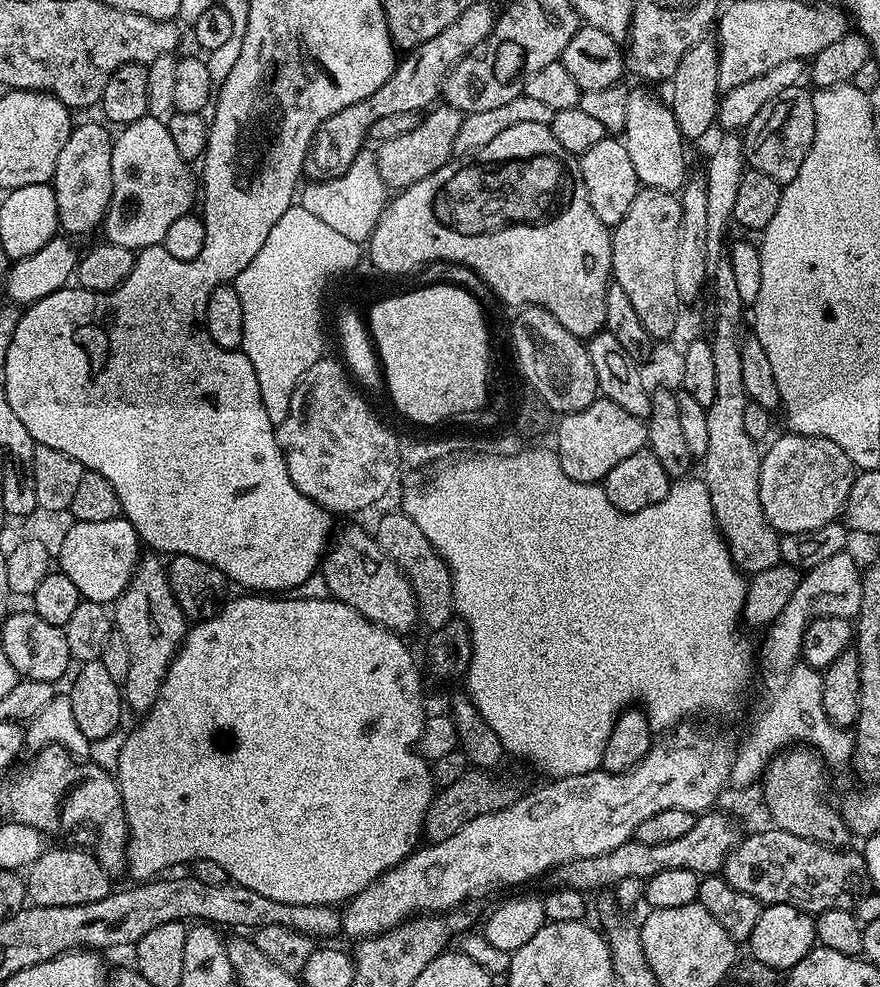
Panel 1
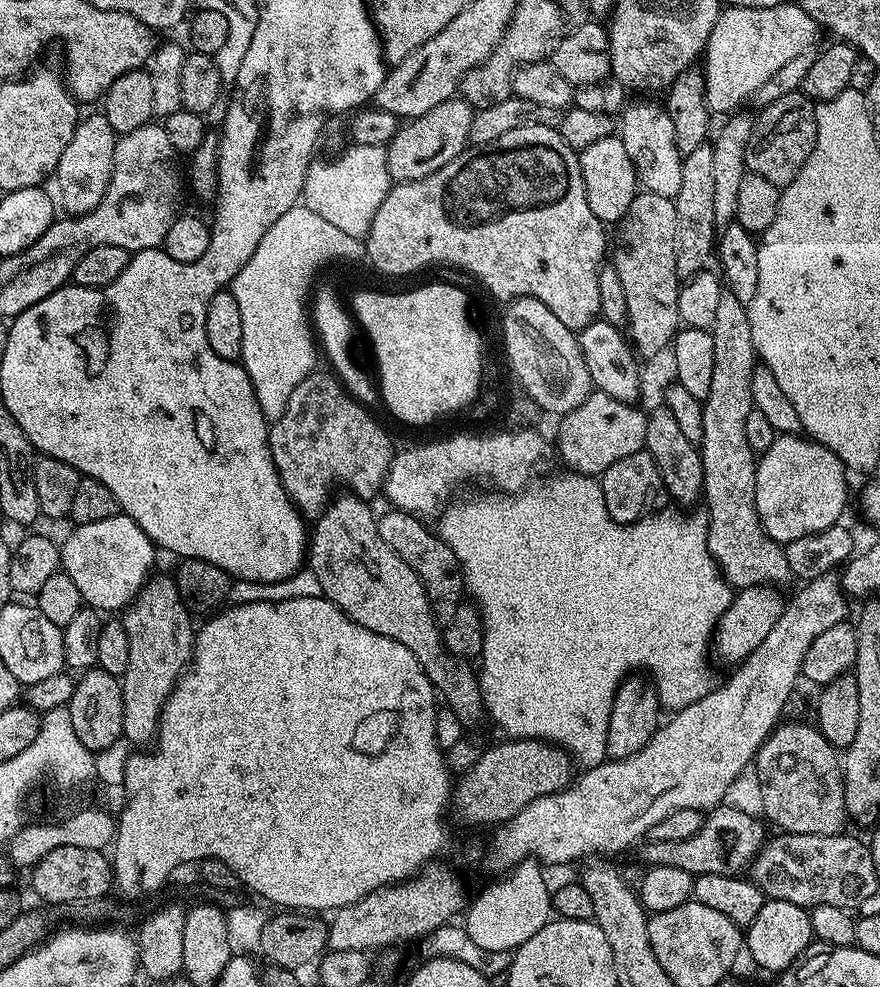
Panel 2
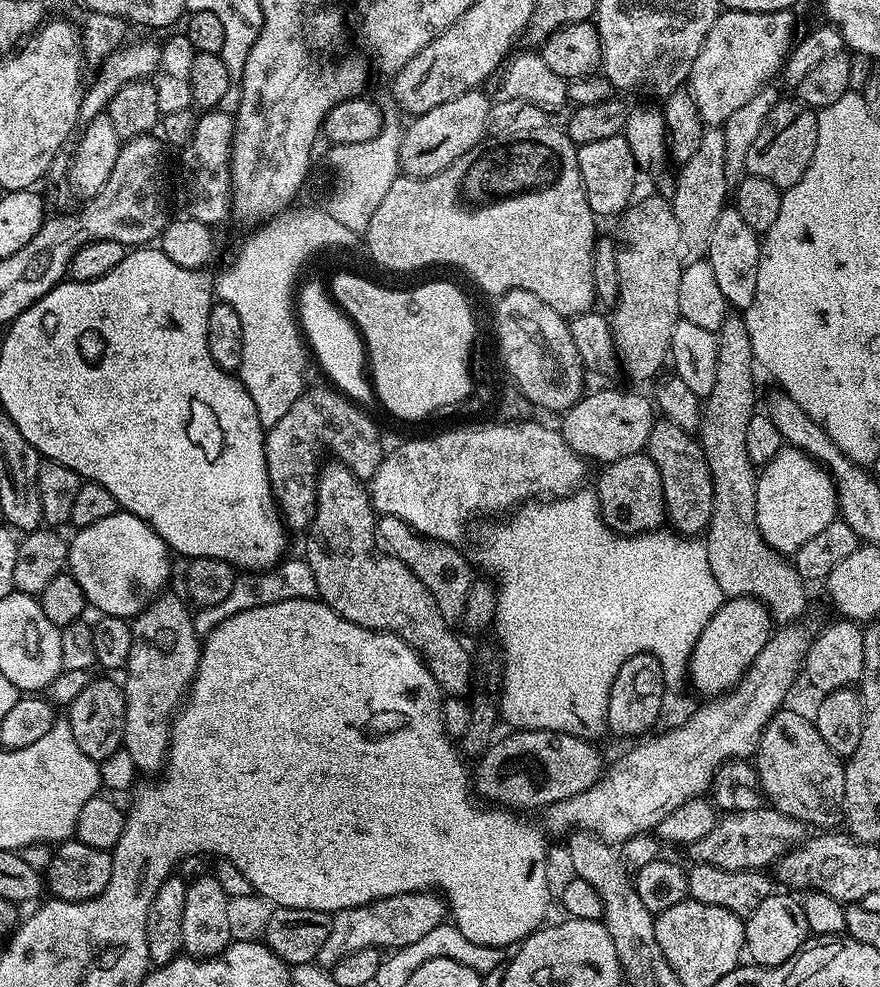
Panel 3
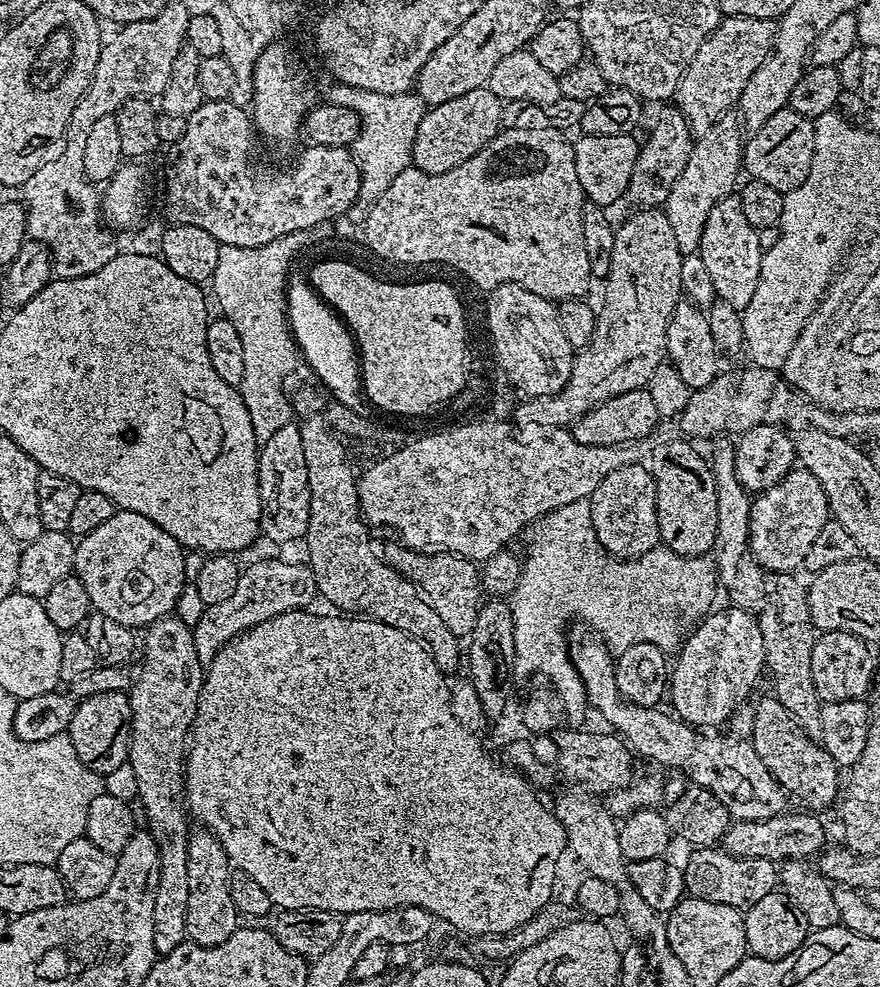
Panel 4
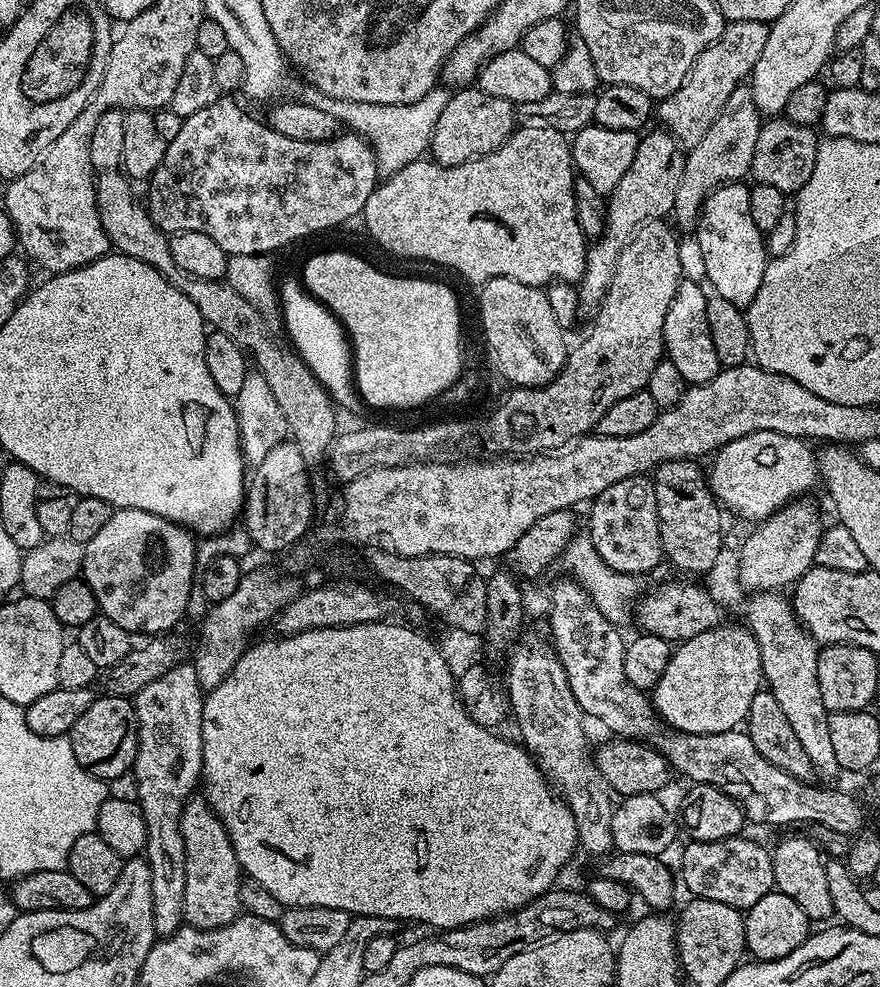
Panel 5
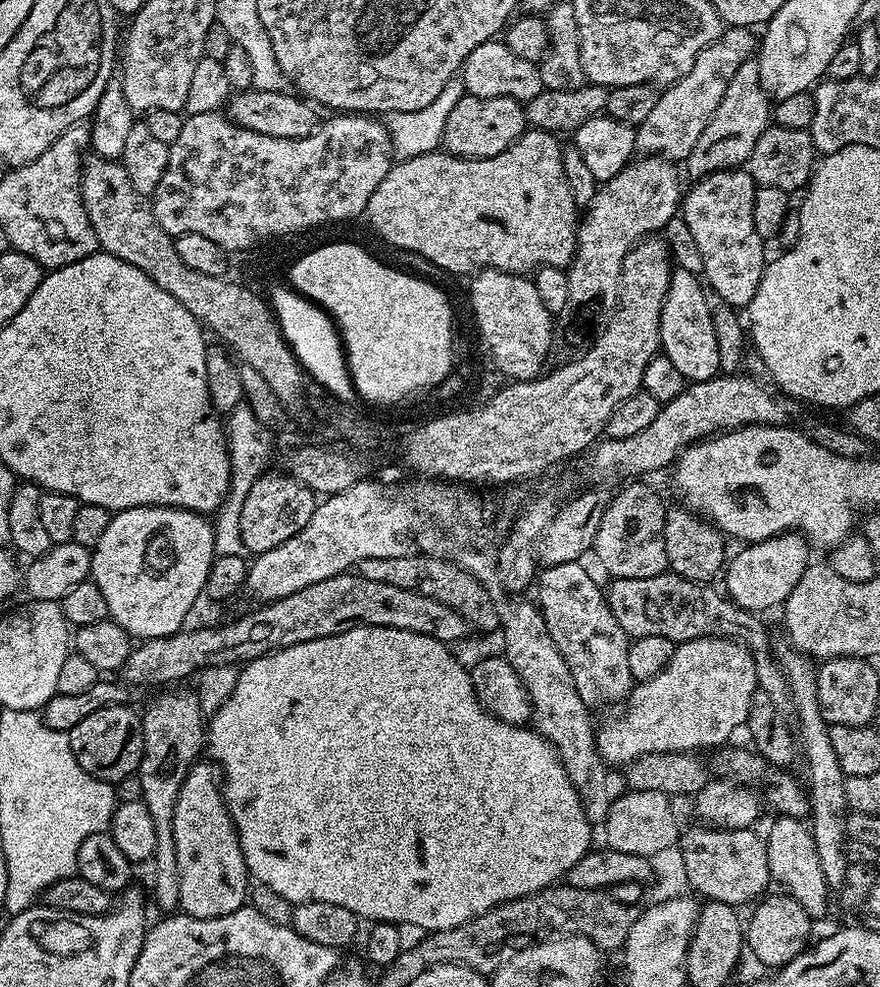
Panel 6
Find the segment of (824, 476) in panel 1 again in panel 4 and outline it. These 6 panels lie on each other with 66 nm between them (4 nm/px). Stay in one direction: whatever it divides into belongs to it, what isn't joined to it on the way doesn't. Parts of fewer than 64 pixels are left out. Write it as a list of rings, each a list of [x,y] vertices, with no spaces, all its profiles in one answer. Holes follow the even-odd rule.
[[[793,467],[777,484],[753,499],[748,535],[752,559],[771,572],[795,573],[796,568],[803,569],[814,538],[829,519],[828,498],[821,482],[804,467]]]

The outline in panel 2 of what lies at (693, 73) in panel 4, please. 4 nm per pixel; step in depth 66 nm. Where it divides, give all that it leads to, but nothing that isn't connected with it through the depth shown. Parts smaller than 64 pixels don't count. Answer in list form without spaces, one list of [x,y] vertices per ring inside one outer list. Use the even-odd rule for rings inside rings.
[[[785,2],[782,6],[766,6],[765,8],[733,8],[725,7],[719,18],[714,22],[714,30],[710,30],[708,45],[702,53],[702,71],[704,74],[704,101],[709,113],[724,112],[735,113],[747,99],[750,100],[790,58],[802,54],[802,50],[813,47],[817,42],[816,31],[818,25],[816,19],[806,10],[800,8],[799,3]]]

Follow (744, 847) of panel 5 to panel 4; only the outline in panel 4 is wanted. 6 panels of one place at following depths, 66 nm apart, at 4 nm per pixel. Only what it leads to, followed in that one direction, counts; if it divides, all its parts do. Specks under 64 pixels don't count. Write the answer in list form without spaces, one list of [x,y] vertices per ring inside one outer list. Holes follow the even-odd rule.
[[[700,846],[688,861],[683,861],[684,891],[694,898],[706,898],[706,902],[722,902],[722,906],[734,906],[746,910],[754,902],[777,891],[777,861],[766,858],[742,858],[725,852],[720,846]]]

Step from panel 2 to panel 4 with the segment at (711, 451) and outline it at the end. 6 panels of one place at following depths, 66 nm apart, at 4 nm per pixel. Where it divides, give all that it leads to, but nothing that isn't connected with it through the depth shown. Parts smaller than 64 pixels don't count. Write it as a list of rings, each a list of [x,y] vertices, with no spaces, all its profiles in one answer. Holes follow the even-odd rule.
[[[730,443],[720,444],[710,454],[710,463],[715,480],[715,493],[718,497],[718,534],[714,549],[714,567],[721,589],[728,591],[728,596],[735,607],[746,610],[758,622],[758,630],[762,630],[764,643],[764,662],[767,673],[772,674],[772,688],[776,700],[794,714],[794,718],[802,726],[804,732],[811,740],[819,741],[822,734],[822,718],[820,717],[821,699],[814,686],[814,673],[810,670],[810,658],[814,655],[814,642],[818,635],[816,623],[812,621],[810,606],[808,605],[808,590],[790,572],[771,572],[752,559],[752,548],[748,544],[750,534],[750,510],[753,497],[748,490],[742,487],[736,472],[736,451]]]

